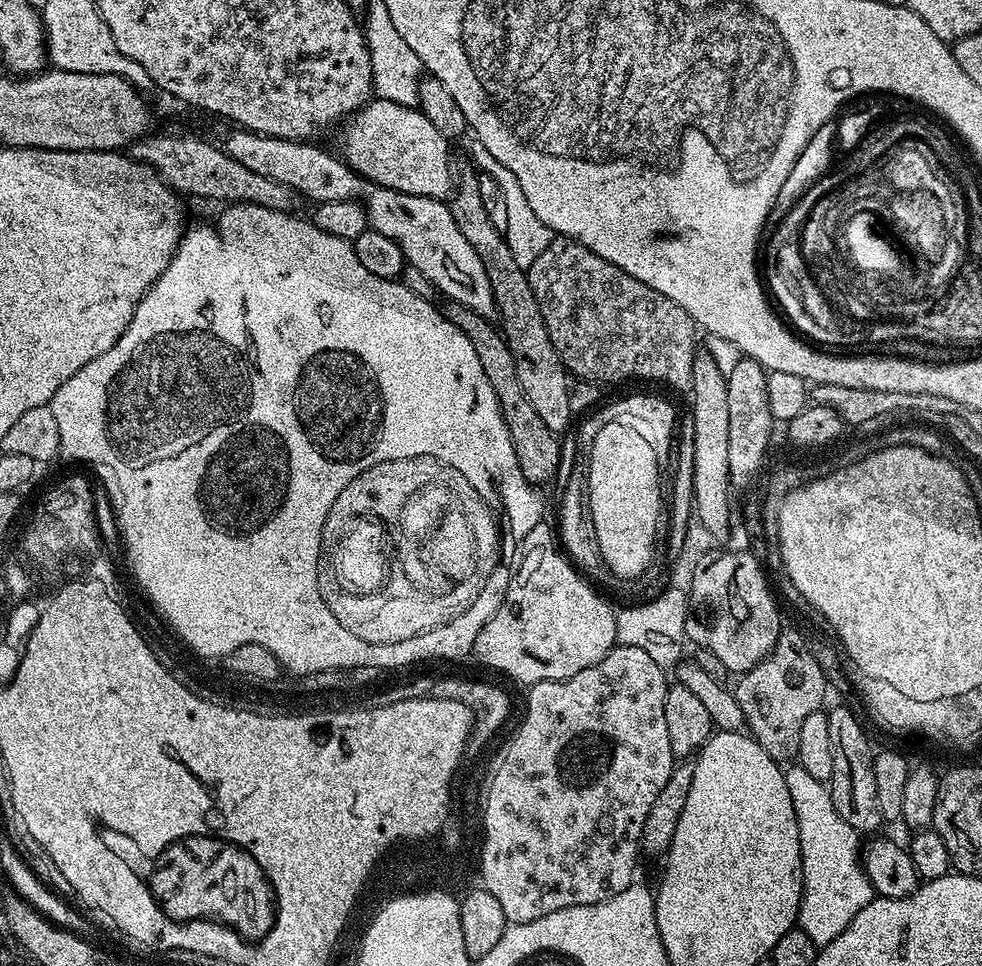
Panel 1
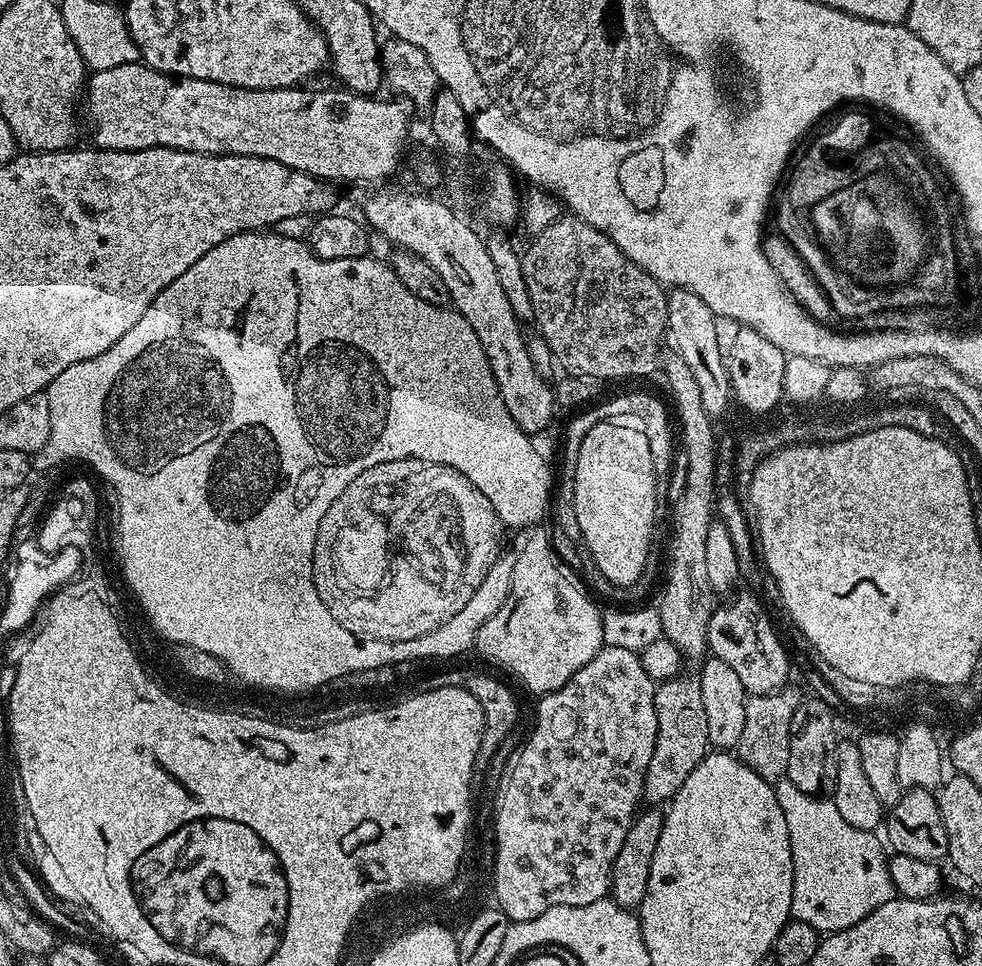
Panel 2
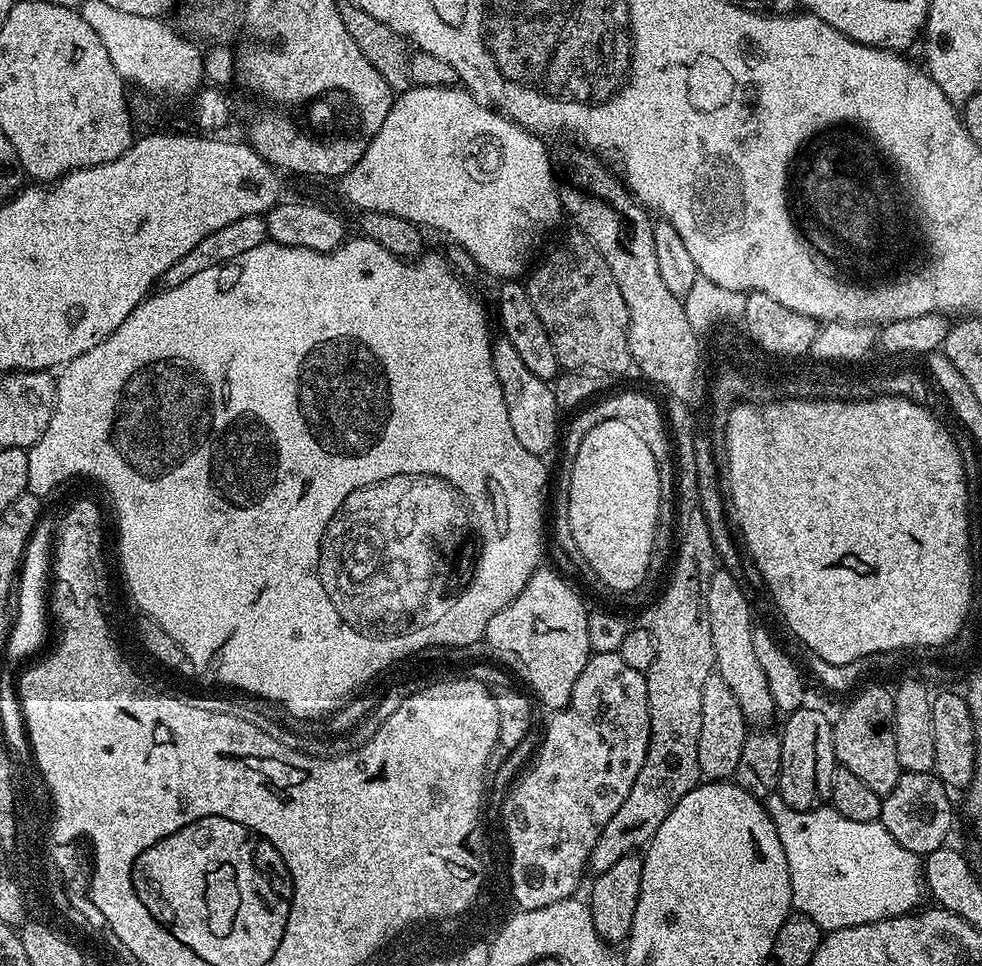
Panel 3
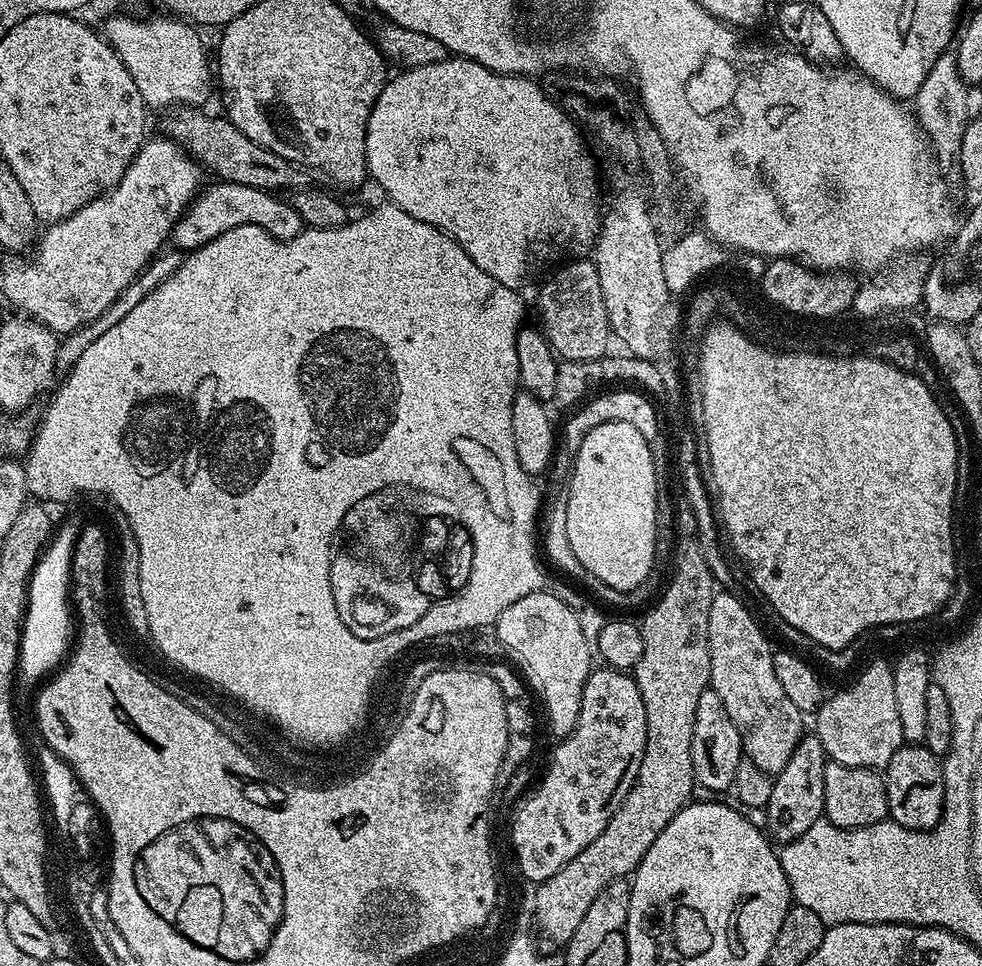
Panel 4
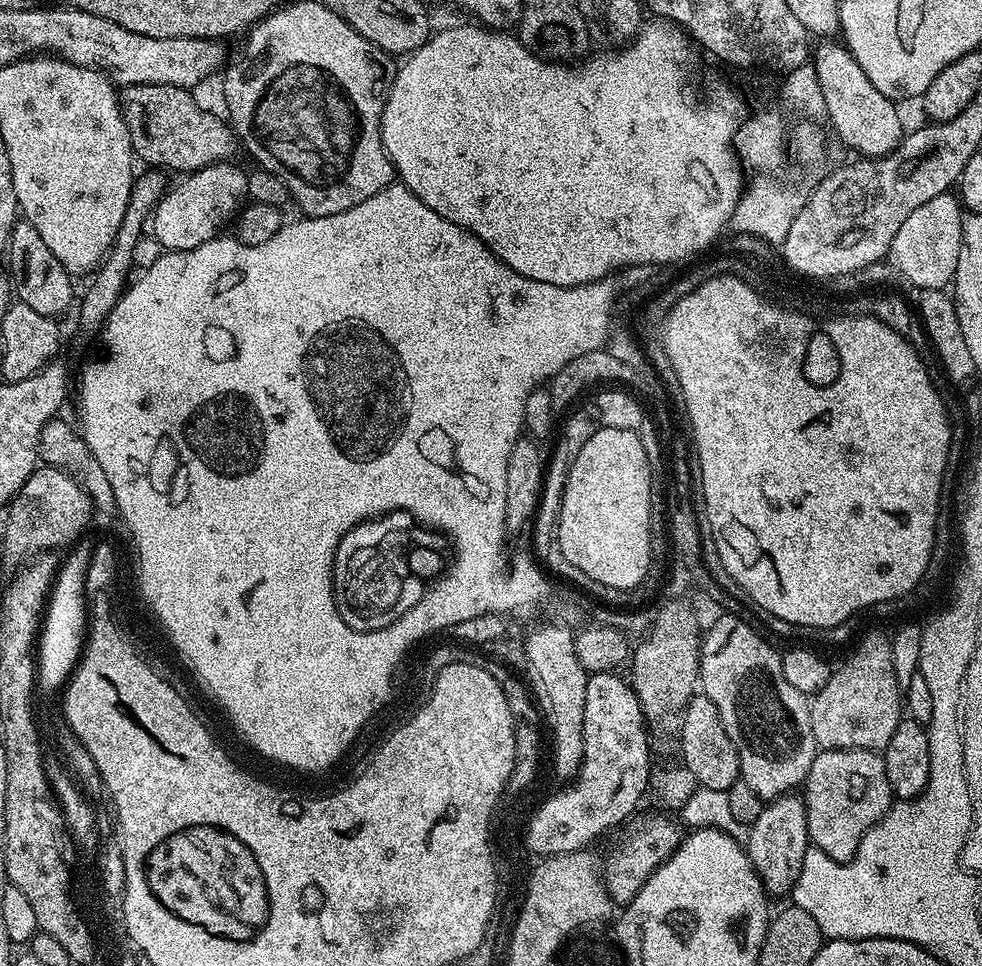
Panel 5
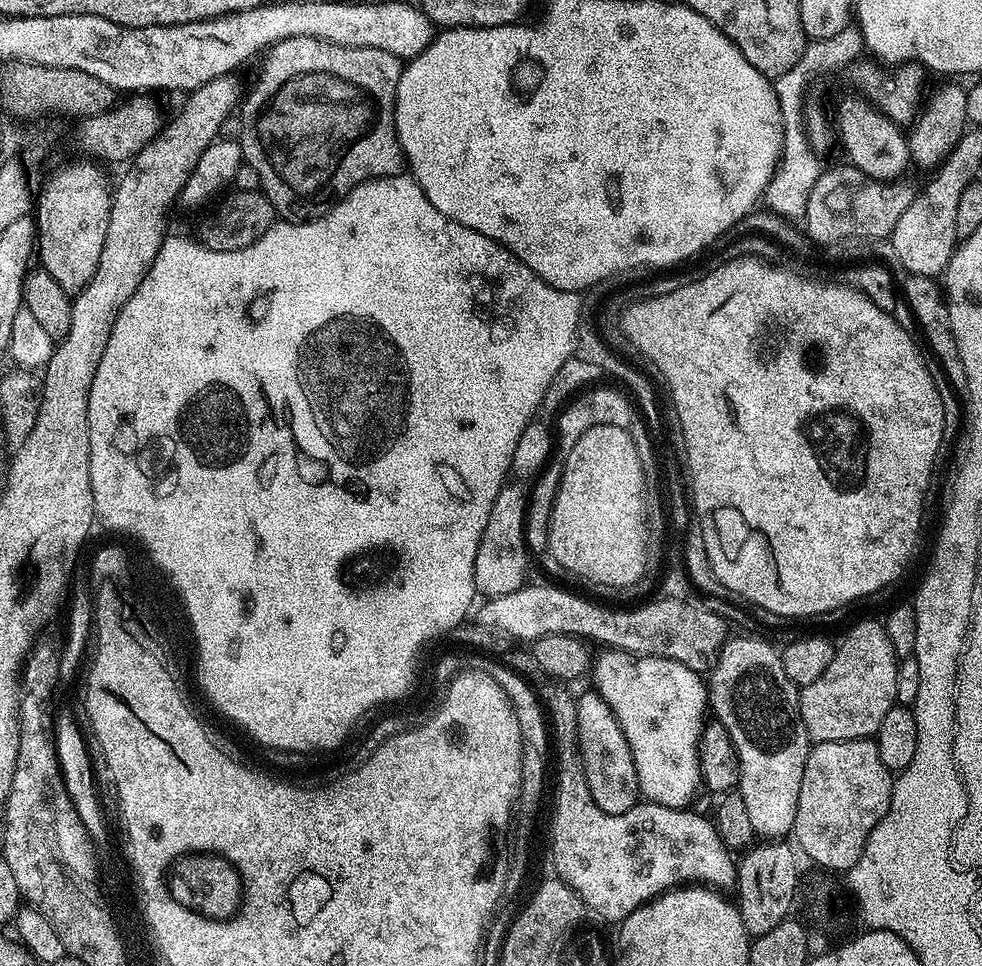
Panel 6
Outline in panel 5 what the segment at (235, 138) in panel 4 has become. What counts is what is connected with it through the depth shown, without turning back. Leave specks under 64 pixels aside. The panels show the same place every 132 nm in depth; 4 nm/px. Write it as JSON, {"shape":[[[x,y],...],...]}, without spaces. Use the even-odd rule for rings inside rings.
{"shape":[[[125,84],[119,89],[120,93],[120,109],[122,110],[122,118],[126,122],[126,130],[130,130],[130,138],[134,141],[134,156],[137,161],[145,160],[145,165],[151,166],[156,170],[167,170],[169,173],[180,172],[179,174],[187,174],[189,172],[197,172],[211,164],[223,164],[231,161],[232,156],[238,152],[238,136],[235,131],[223,119],[219,120],[212,112],[207,112],[198,101],[192,97],[193,93],[186,88],[179,88],[178,86],[170,86],[169,84]]]}

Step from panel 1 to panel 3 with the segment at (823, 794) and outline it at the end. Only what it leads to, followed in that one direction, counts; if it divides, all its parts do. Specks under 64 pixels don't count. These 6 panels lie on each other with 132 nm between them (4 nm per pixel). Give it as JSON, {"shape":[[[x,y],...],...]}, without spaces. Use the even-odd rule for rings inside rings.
{"shape":[[[773,794],[767,797],[766,807],[770,818],[774,822],[774,830],[778,830],[778,838],[782,842],[782,850],[786,850],[786,866],[790,870],[790,886],[792,887],[792,906],[799,915],[810,918],[825,933],[837,932],[843,928],[850,926],[858,926],[859,924],[869,924],[870,922],[878,922],[886,918],[894,918],[895,916],[907,916],[913,911],[912,908],[920,900],[920,895],[925,895],[926,889],[922,883],[922,860],[915,852],[906,850],[906,846],[898,846],[898,842],[894,842],[894,834],[890,834],[886,830],[886,826],[882,826],[879,820],[871,820],[870,822],[854,822],[854,818],[846,818],[831,806],[816,808],[814,810],[794,810],[779,794]]]}

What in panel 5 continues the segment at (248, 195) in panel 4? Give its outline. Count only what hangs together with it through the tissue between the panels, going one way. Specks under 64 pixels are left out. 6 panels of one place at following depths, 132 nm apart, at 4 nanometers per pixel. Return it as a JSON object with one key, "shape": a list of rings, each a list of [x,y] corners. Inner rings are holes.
{"shape":[[[236,162],[211,164],[197,172],[187,173],[177,188],[169,187],[150,217],[150,232],[156,235],[161,249],[169,252],[194,250],[194,246],[202,246],[202,242],[210,242],[221,235],[249,199],[248,175]]]}

